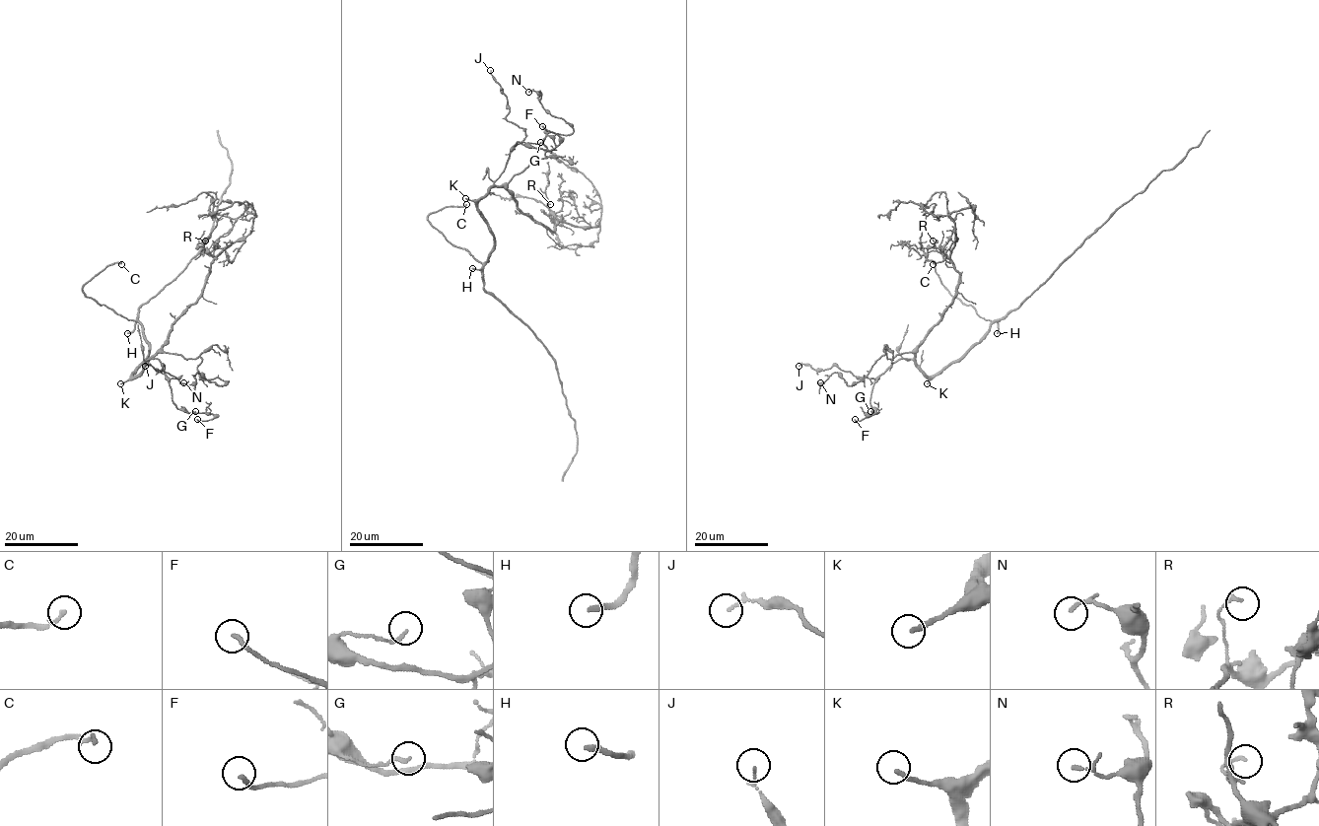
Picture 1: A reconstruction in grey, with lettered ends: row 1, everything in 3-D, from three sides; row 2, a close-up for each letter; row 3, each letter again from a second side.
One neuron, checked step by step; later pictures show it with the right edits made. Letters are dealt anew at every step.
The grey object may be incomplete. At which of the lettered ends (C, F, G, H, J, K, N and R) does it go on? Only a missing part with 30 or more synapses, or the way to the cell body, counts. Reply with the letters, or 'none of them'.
C, H

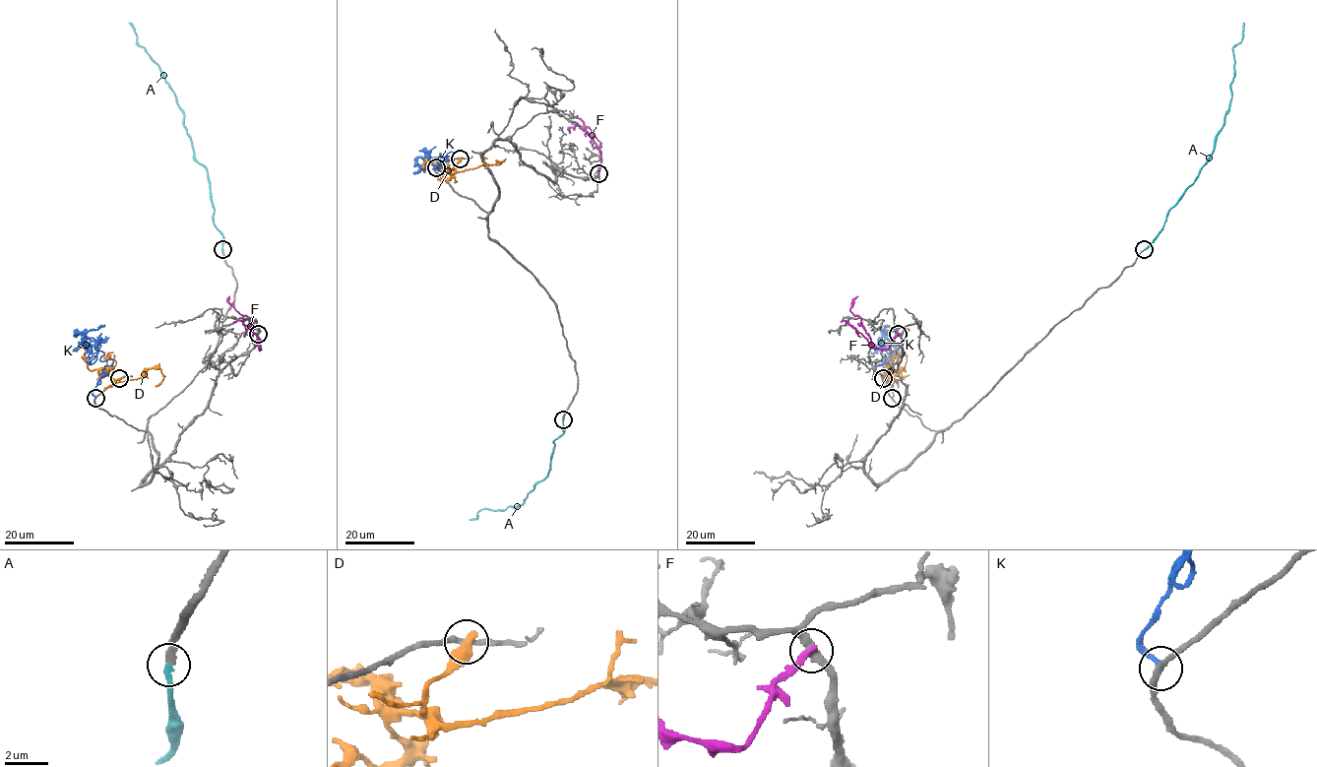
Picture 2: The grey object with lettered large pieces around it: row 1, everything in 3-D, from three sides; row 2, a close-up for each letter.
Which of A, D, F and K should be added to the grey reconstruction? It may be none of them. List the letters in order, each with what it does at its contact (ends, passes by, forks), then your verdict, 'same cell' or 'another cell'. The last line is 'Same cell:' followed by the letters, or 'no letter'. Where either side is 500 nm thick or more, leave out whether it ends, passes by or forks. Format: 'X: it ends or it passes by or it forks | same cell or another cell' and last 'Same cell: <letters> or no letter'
A: it ends | same cell
D: it ends | another cell
F: it ends | another cell
K: it ends | another cell
Same cell: A

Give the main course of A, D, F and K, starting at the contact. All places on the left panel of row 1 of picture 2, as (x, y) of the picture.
A: (222, 249), (222, 234), (213, 223), (210, 182), (194, 157), (184, 113), (164, 75), (137, 43), (129, 22)
D: (119, 379), (113, 383), (140, 378), (148, 370), (158, 368), (163, 379), (156, 387)
F: (258, 334), (260, 349), (252, 341), (250, 320), (228, 301), (228, 295)
K: (95, 397), (101, 370), (113, 360), (101, 361), (103, 352), (96, 356), (86, 335), (103, 326)

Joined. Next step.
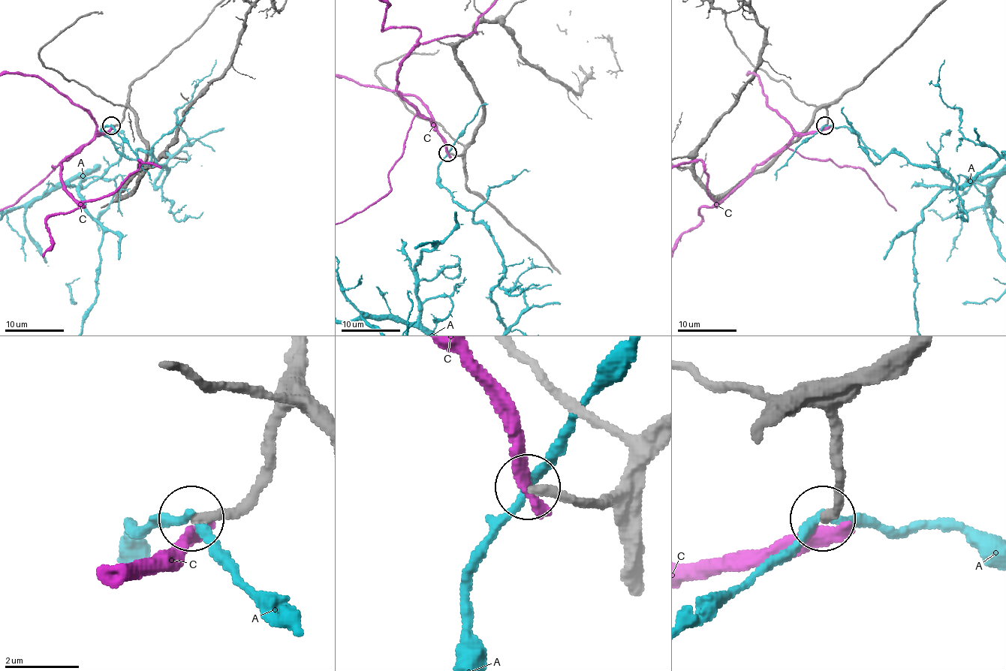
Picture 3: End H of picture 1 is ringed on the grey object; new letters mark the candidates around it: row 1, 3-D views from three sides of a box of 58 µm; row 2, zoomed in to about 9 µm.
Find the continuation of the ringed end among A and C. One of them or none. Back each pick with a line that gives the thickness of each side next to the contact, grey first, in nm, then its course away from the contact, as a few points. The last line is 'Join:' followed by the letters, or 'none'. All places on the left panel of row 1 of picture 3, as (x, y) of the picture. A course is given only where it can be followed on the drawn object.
Join: none

